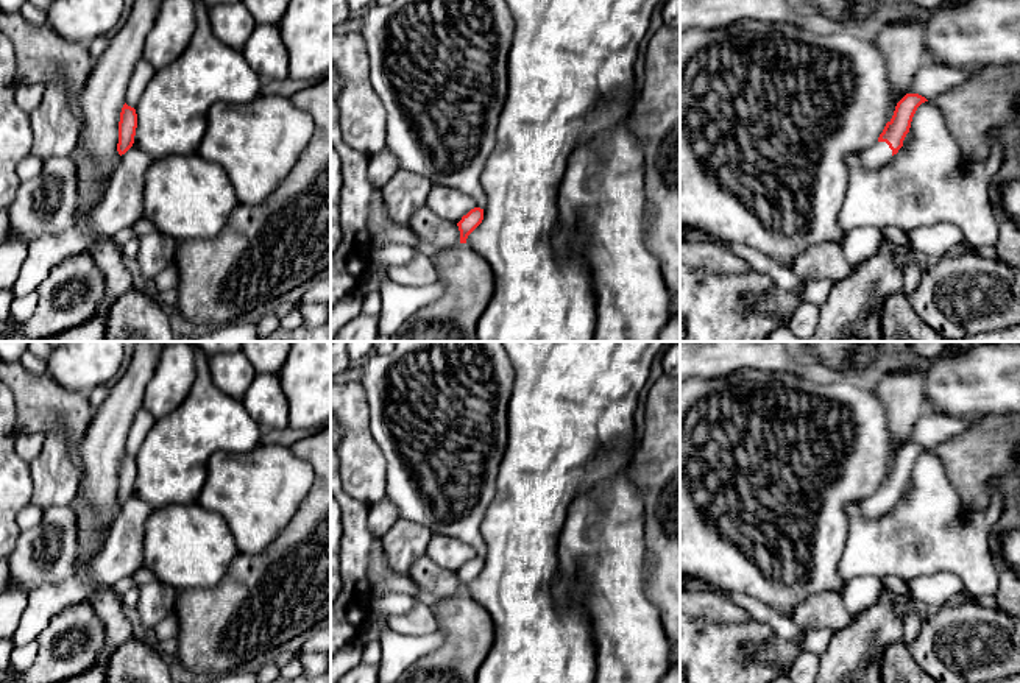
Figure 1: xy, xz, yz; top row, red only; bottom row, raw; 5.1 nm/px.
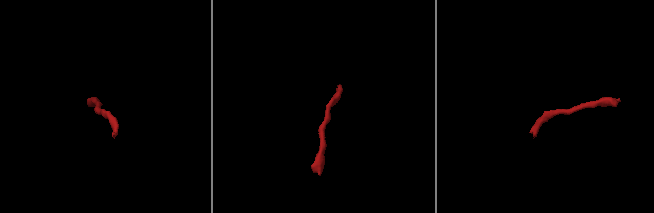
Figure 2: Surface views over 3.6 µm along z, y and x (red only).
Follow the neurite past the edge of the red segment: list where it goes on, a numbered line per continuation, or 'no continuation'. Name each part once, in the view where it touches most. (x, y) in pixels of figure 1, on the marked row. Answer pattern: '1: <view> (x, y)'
1: yz (877, 155)

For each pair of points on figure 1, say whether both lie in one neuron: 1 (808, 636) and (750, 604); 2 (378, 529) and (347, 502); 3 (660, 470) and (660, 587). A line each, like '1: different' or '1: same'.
1: same
2: different
3: same

